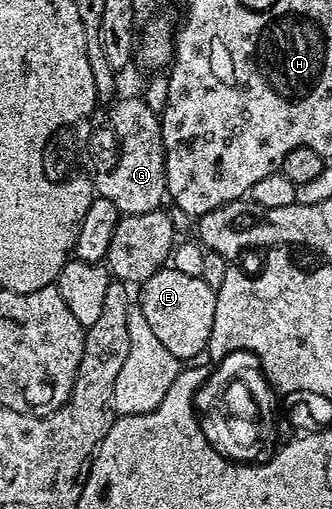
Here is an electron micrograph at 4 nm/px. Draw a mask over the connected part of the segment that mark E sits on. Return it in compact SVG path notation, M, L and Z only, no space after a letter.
M164 267L142 282L140 289L143 290L140 291L139 297L137 293L137 308L145 315L145 323L149 323L153 335L157 335L157 340L169 350L169 355L173 355L181 363L194 362L198 353L203 355L207 351L209 335L213 331L213 311L217 311L216 286L210 285L207 280L206 276L194 277L172 267Z

